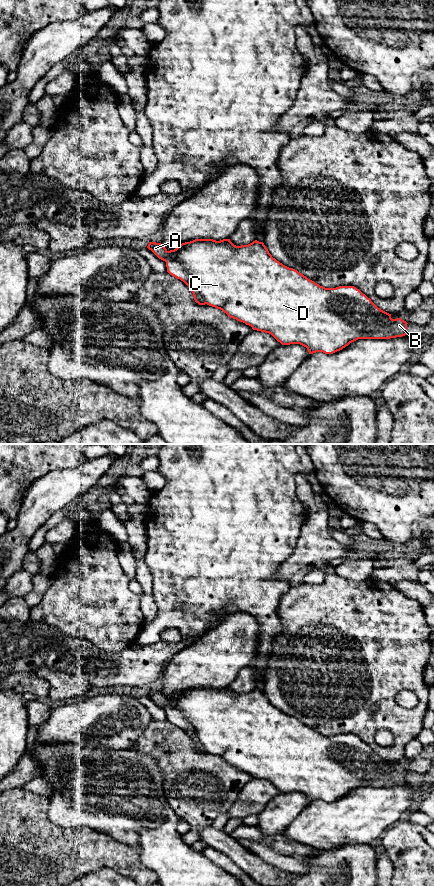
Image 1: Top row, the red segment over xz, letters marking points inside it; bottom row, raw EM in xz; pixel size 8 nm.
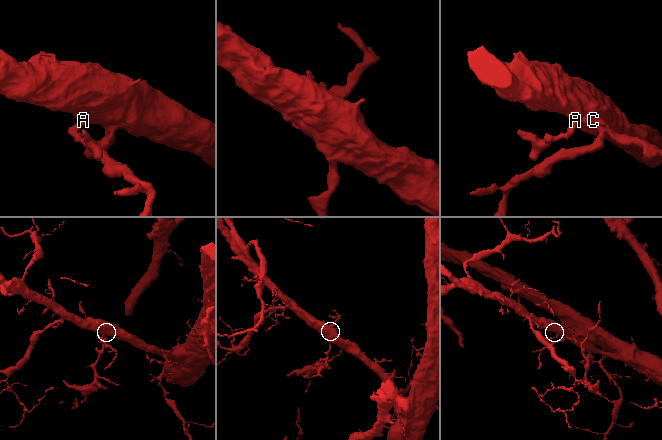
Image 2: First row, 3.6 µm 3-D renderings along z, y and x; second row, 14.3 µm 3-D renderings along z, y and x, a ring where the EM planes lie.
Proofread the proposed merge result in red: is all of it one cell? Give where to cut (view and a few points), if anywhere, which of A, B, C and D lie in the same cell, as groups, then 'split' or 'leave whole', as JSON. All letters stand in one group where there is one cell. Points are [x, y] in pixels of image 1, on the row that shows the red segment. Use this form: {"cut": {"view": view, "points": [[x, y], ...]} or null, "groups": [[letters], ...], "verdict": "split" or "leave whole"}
{"cut": {"view": "xz", "points": [[167, 251], [168, 259], [176, 261], [189, 275], [206, 303]]}, "groups": [["A"], ["B", "C", "D"]], "verdict": "split"}

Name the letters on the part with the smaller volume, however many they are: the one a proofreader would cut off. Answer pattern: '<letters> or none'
A

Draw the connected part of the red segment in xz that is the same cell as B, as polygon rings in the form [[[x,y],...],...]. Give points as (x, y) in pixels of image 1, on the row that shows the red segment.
[[[195,239],[168,251],[167,261],[178,262],[194,280],[206,304],[222,310],[230,318],[243,322],[253,330],[271,334],[282,345],[300,344],[309,354],[333,354],[358,339],[390,339],[408,334],[407,322],[392,319],[391,314],[378,308],[370,298],[354,286],[325,288],[289,268],[269,253],[263,242],[236,246],[230,239]]]

